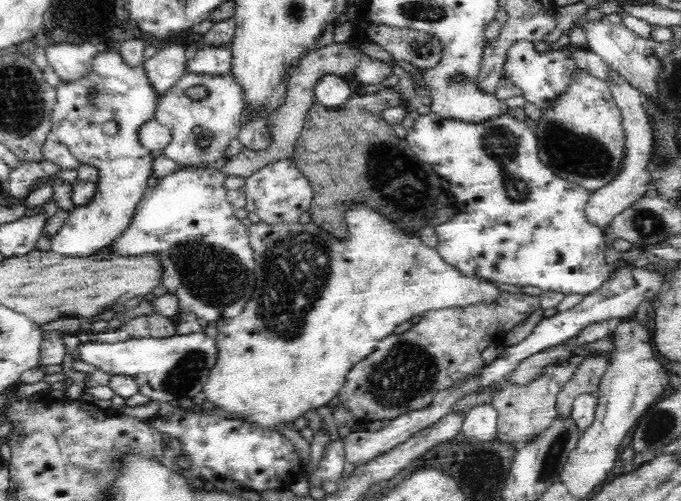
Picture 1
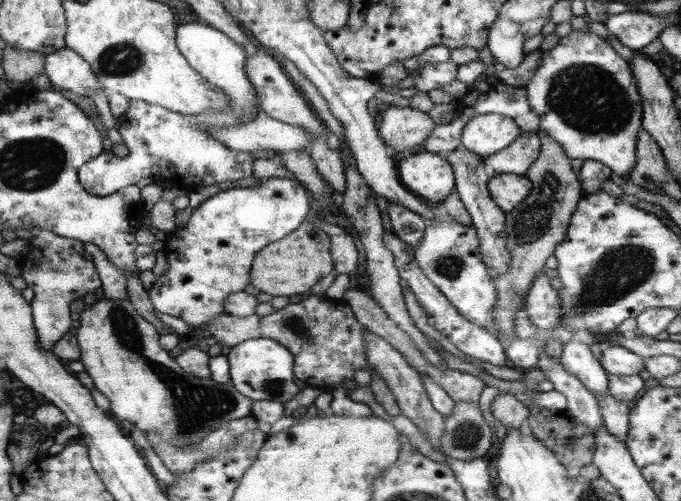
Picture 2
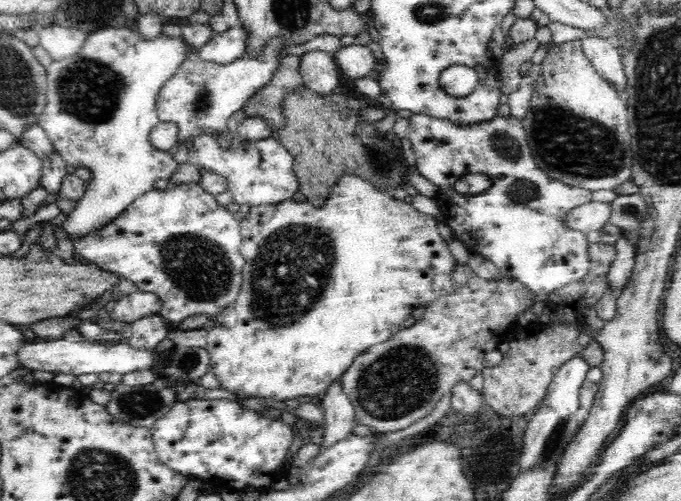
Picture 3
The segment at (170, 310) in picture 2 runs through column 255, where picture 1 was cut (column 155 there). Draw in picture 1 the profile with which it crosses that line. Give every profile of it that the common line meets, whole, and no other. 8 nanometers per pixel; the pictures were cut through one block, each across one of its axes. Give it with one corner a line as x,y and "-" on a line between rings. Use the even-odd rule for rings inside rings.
184,166
159,179
153,188
147,188
137,204
129,225
109,244
111,254
140,257
153,254
161,269
160,288
175,294
180,312
194,313
205,321
234,318
241,313
256,286
255,259
249,246
247,227
235,217
234,207
227,199
224,176
219,169

